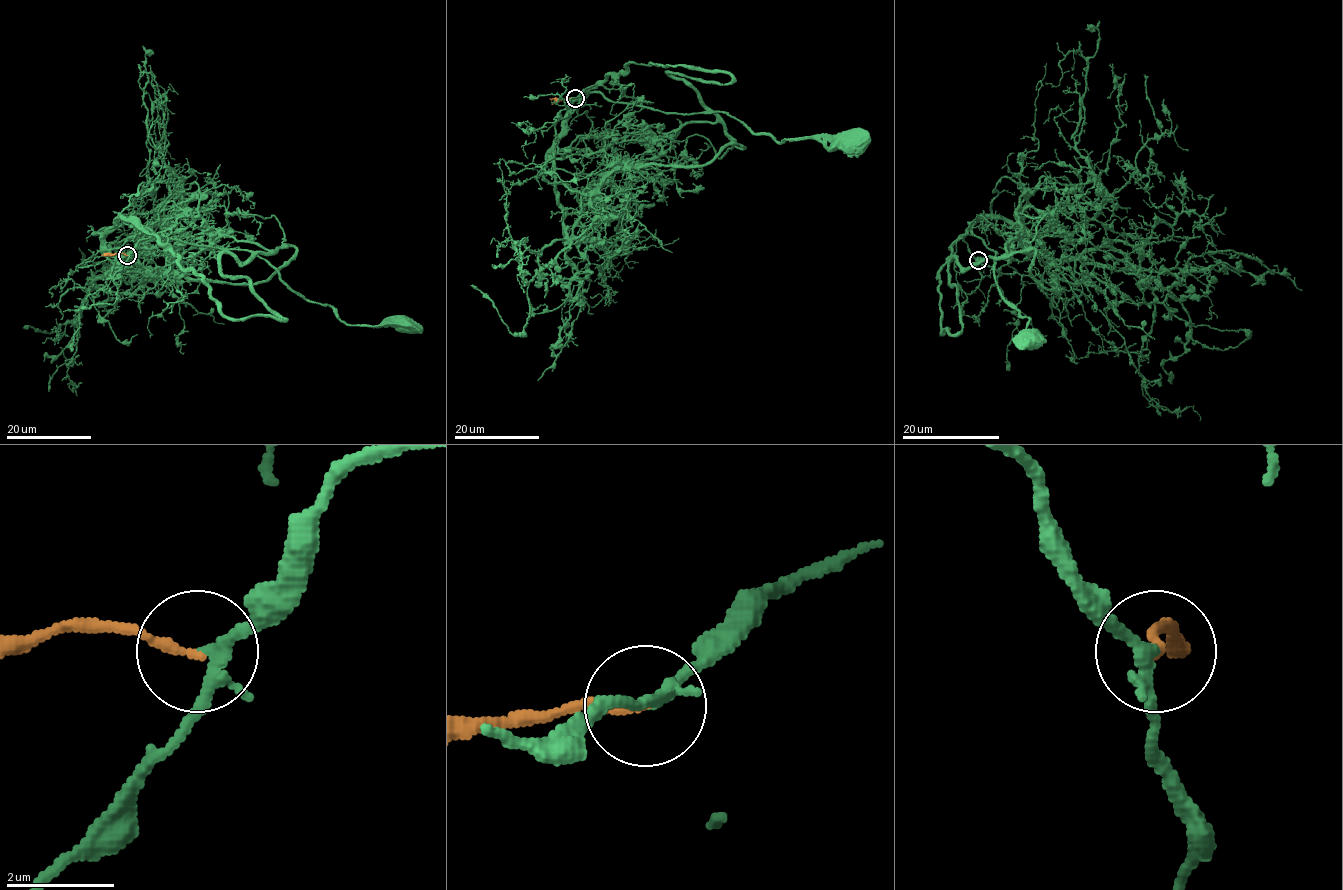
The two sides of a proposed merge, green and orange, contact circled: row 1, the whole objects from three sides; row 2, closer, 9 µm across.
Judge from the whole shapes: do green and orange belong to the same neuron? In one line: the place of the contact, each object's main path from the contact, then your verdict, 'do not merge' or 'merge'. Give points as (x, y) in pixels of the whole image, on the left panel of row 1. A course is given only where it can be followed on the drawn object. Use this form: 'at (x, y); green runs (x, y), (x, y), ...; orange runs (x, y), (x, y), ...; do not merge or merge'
at (127, 255); green runs (127, 255), (150, 235), (142, 229), (149, 228), (192, 244), (250, 250), (341, 321), (407, 326); orange runs (127, 255), (101, 256); merge

